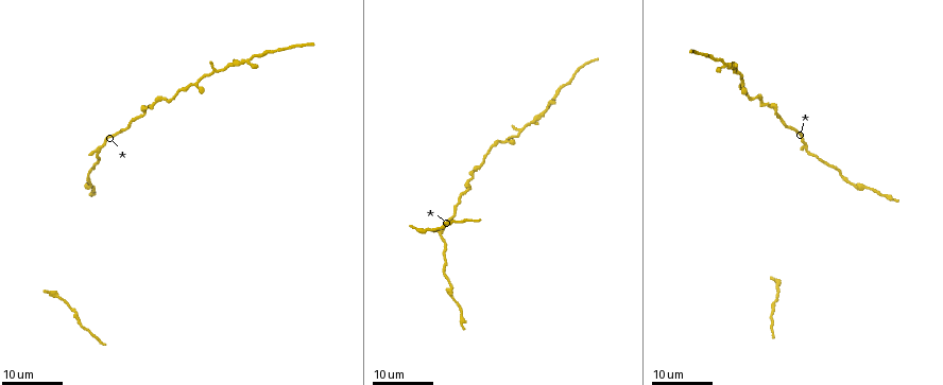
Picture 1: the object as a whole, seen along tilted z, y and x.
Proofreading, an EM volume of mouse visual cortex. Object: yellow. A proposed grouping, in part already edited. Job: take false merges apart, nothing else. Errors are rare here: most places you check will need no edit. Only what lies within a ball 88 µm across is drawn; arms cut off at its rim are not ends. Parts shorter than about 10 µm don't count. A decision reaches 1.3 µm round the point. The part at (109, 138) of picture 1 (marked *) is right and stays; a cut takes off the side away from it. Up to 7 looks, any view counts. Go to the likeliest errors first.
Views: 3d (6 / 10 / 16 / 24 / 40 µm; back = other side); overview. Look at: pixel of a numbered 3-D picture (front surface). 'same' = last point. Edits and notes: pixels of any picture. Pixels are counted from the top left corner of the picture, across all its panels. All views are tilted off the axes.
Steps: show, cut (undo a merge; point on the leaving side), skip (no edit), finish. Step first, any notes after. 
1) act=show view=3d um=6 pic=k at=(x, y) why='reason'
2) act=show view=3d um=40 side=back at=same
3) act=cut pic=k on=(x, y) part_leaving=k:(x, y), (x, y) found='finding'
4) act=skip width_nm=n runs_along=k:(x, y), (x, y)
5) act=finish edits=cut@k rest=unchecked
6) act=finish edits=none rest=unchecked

act=show view=3d um=16 pic=1 at=(545, 114)

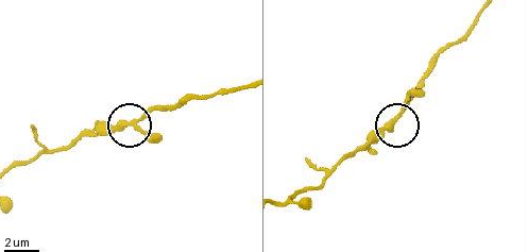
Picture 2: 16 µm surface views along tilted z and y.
act=show view=3d um=6 pic=2 at=(390, 124)

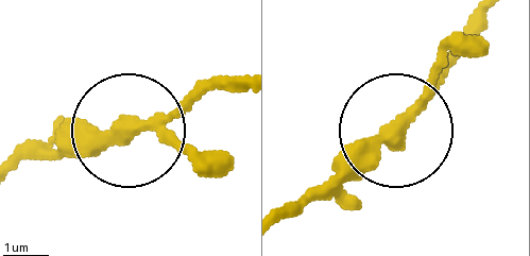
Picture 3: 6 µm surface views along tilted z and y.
act=show view=3d um=6 side=back pic=3 at=(399, 125)

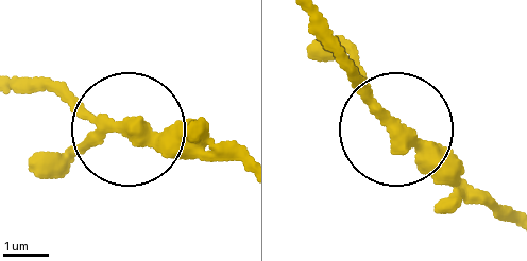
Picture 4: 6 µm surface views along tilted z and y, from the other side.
act=skip runs_along=4:(243, 172), (155, 149), (51, 84) found='all the same neuron'

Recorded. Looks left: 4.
act=show view=3d um=24 pic=1 at=(191, 82) why='three-way junction'

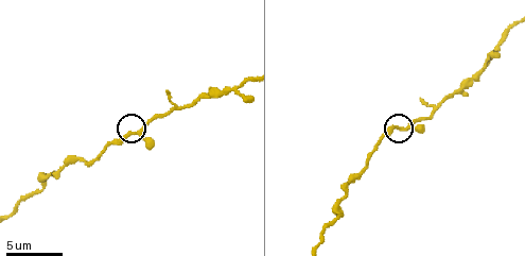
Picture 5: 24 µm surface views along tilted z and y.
act=show view=3d um=10 pic=5 at=(402, 129)

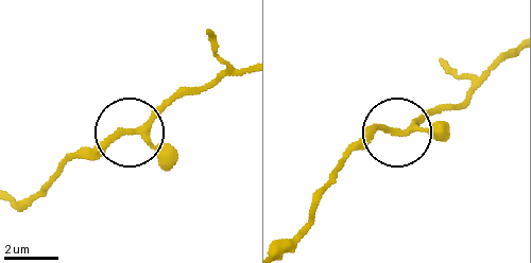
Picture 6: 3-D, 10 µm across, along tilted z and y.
act=skip arms=3 runs_along=6:(14, 203), (91, 146), (126, 135), (181, 87) found='continuous, no second neuron'

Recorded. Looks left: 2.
act=show view=3d um=16 pic=1 at=(862, 187) why='thick turns thin'

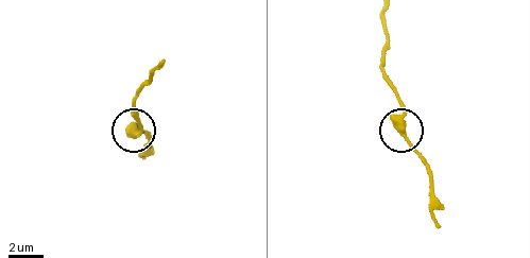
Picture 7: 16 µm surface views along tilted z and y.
act=show view=3d um=10 pic=7 at=(402, 130) why='zoom in'

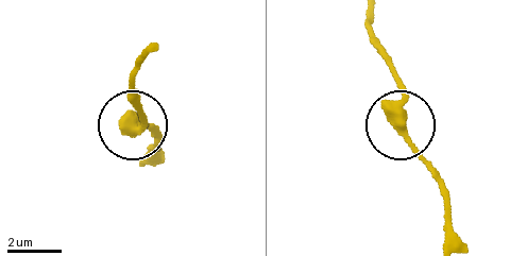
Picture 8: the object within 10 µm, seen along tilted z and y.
act=skip width_nm=400 found='continuous, no second neuron'

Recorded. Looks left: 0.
act=finish edits=none rest=unchecked

